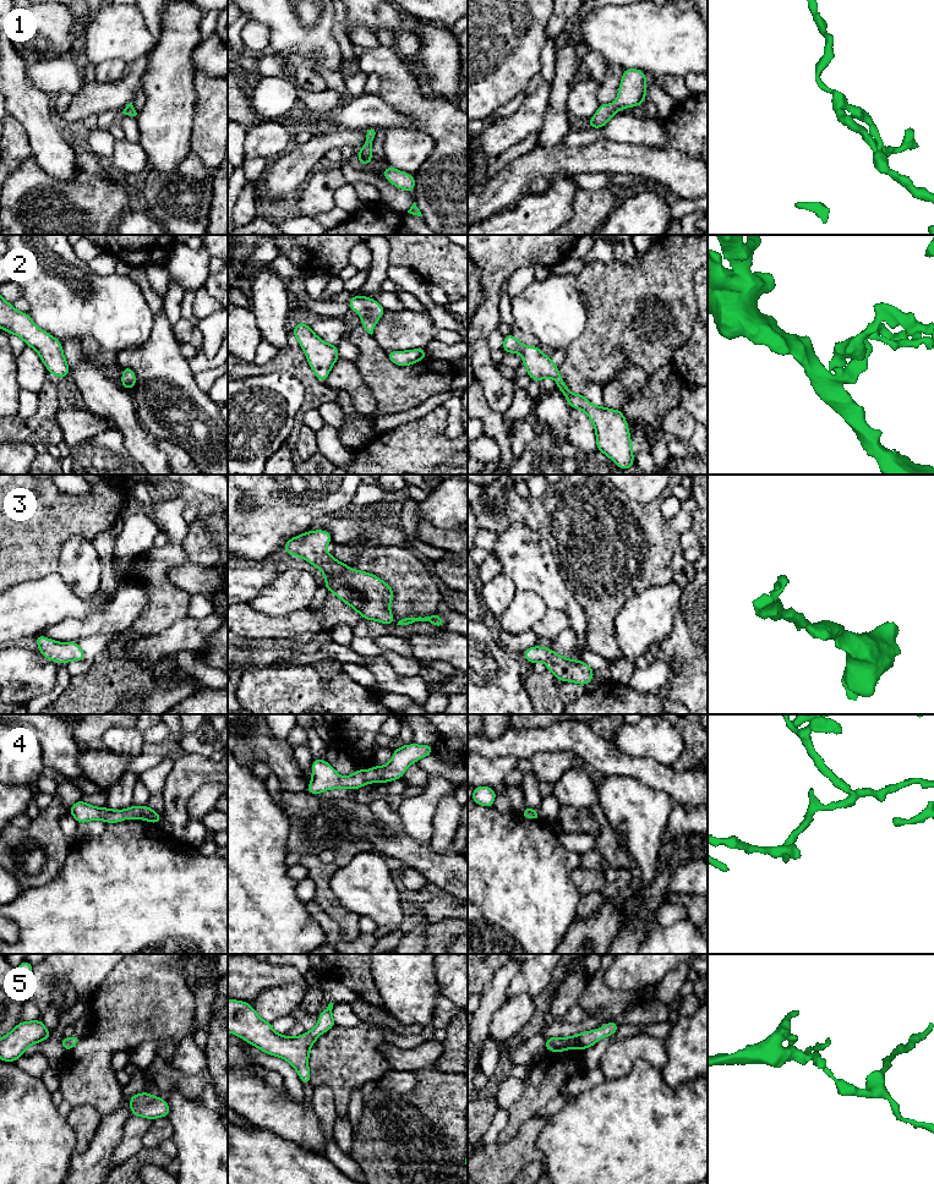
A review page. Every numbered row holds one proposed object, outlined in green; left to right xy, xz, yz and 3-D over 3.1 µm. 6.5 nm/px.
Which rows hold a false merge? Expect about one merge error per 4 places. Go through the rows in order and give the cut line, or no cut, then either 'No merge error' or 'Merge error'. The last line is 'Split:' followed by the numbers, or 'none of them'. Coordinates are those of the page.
1: No split. No merge error
2: No split. No merge error
3: No split. No merge error
4: No split. No merge error
5: No split. No merge error
Split: none of them

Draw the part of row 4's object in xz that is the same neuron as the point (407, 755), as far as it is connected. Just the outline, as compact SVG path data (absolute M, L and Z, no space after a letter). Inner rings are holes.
M404 745L393 751L390 762L386 766L375 766L371 769L356 769L349 777L339 775L326 760L312 760L312 779L307 786L308 794L322 794L329 789L360 789L367 783L388 783L403 779L406 768L432 755L433 745Z

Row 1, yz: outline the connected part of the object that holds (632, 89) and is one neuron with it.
M638 68L623 70L617 99L613 104L600 104L596 114L589 120L589 128L603 127L619 109L641 105L645 100L646 75Z

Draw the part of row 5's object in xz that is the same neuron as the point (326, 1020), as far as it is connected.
M228 999L228 1032L241 1037L269 1056L289 1062L297 1071L304 1086L307 1086L311 1085L310 1048L322 1034L335 1026L332 1015L333 1004L331 1002L318 1015L318 1023L312 1030L299 1037L288 1037L277 1034L272 1029L272 1023L261 1019L250 1003Z

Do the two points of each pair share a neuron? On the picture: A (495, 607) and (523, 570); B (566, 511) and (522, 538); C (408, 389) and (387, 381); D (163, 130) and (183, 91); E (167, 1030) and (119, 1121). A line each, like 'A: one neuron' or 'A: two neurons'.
A: two neurons
B: two neurons
C: one neuron
D: one neuron
E: two neurons

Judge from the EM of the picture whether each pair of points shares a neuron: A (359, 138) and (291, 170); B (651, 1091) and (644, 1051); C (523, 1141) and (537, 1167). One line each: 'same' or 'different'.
A: same
B: different
C: different

